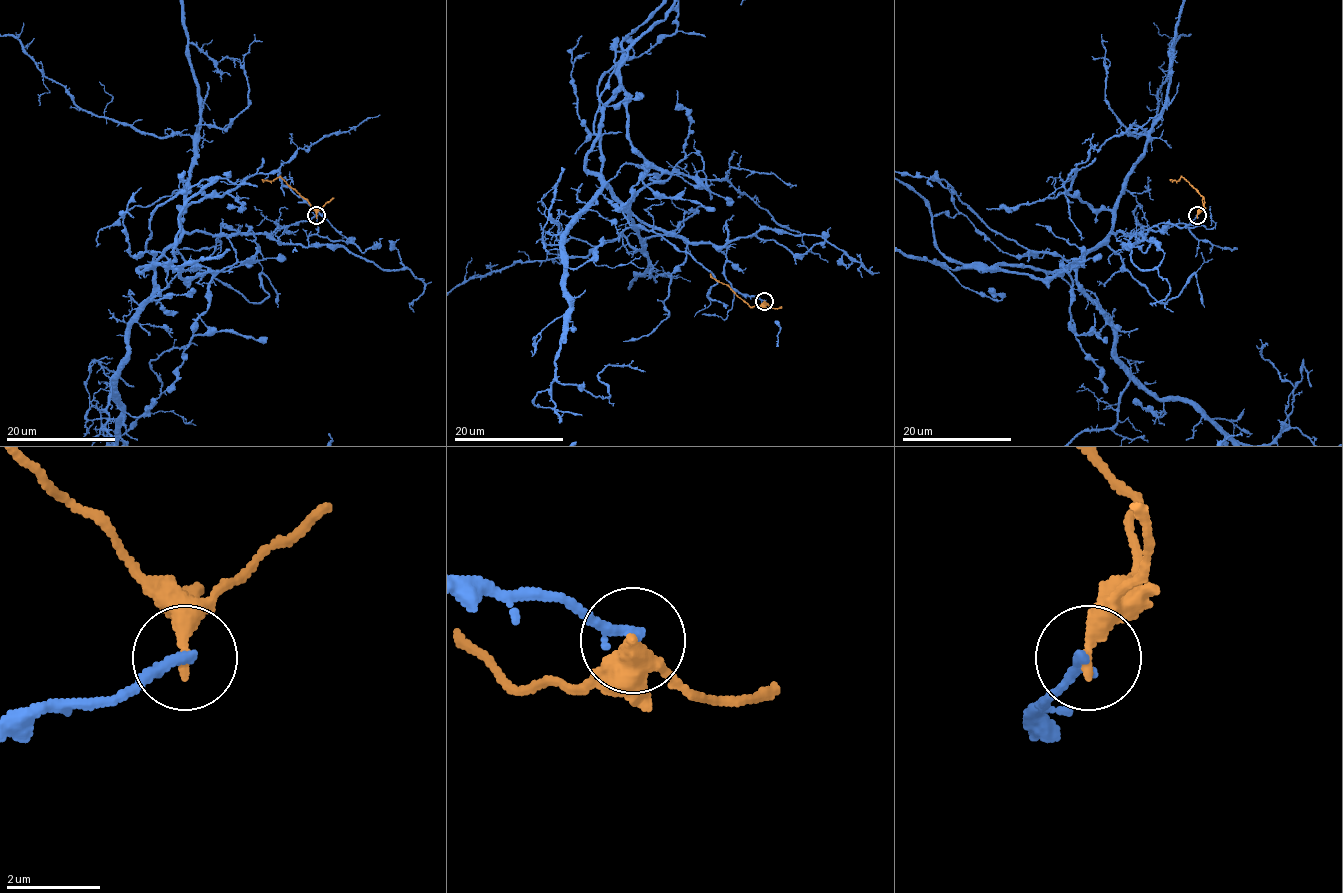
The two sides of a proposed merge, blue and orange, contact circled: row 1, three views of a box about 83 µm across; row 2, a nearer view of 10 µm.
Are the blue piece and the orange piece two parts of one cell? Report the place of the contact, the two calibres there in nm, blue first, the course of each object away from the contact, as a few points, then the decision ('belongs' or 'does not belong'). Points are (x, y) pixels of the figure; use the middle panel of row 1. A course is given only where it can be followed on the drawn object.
(764, 301) | 240/360 nm | orange via (764, 301), (758, 306), (749, 306), (710, 273) | does not belong

